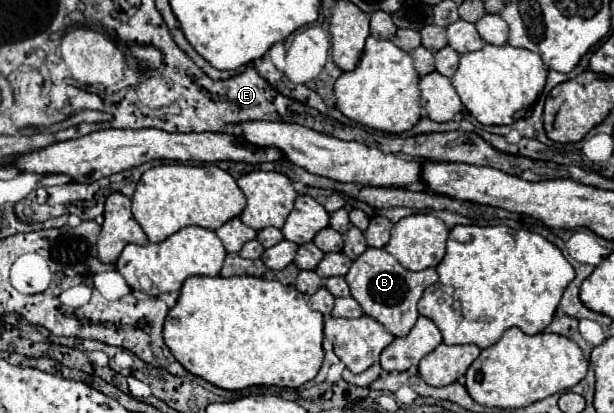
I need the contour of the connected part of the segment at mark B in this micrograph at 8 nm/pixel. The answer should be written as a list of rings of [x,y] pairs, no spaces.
[[[369,247],[365,253],[361,253],[349,273],[345,275],[345,281],[351,287],[351,297],[363,307],[365,315],[379,321],[391,335],[405,337],[419,313],[417,313],[417,301],[421,299],[423,291],[437,281],[435,269],[423,269],[423,271],[407,271],[393,255],[389,255],[385,249],[373,249]]]

